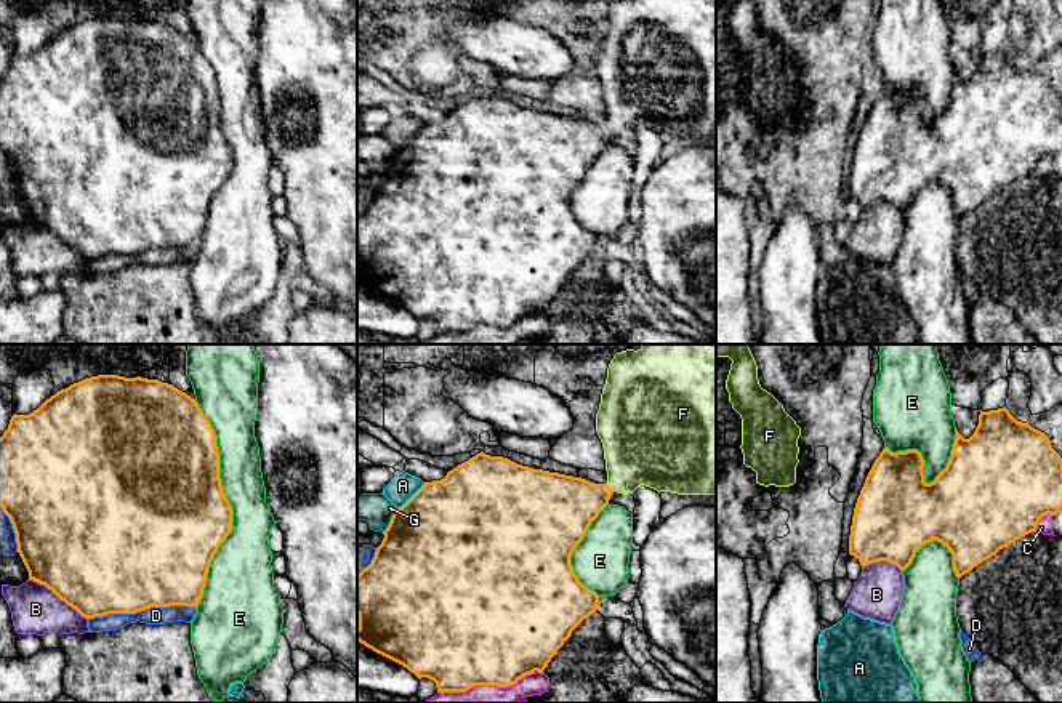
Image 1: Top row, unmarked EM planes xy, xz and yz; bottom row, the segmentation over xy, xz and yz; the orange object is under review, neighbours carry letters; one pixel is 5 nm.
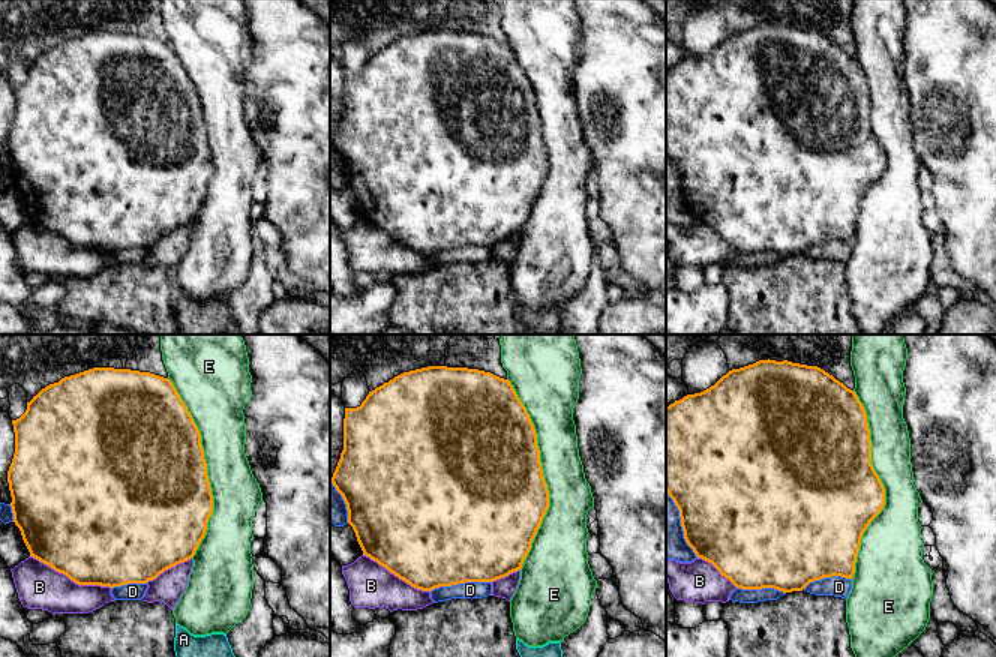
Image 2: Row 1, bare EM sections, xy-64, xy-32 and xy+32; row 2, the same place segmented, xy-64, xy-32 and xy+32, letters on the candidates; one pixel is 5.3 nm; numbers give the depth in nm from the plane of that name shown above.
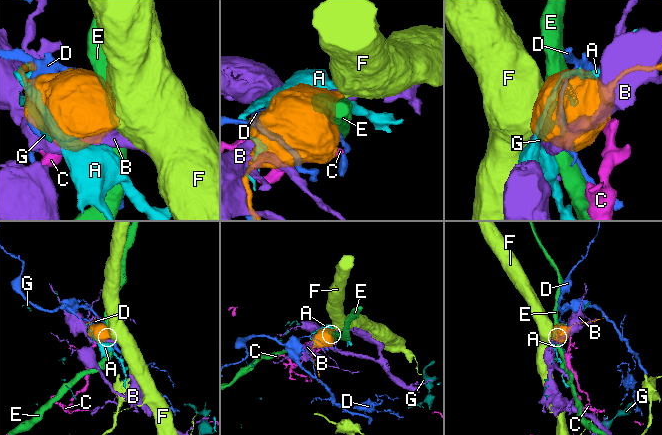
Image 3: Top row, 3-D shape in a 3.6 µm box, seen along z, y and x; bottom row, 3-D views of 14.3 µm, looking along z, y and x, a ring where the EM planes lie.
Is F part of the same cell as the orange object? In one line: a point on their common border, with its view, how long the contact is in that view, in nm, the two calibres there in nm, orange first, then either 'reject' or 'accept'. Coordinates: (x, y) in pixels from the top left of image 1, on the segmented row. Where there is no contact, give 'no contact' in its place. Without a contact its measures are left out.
contact xz (609, 487); length 60 nm; calibres 320 and 360 nm; accept

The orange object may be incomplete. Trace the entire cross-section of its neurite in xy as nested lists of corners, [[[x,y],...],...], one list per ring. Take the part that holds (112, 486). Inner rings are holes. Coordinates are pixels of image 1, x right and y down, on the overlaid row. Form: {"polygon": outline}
{"polygon": [[[141,376],[85,378],[32,413],[14,413],[0,437],[0,506],[13,524],[29,580],[45,584],[85,618],[151,607],[197,607],[210,562],[232,530],[210,421],[186,392]]]}

